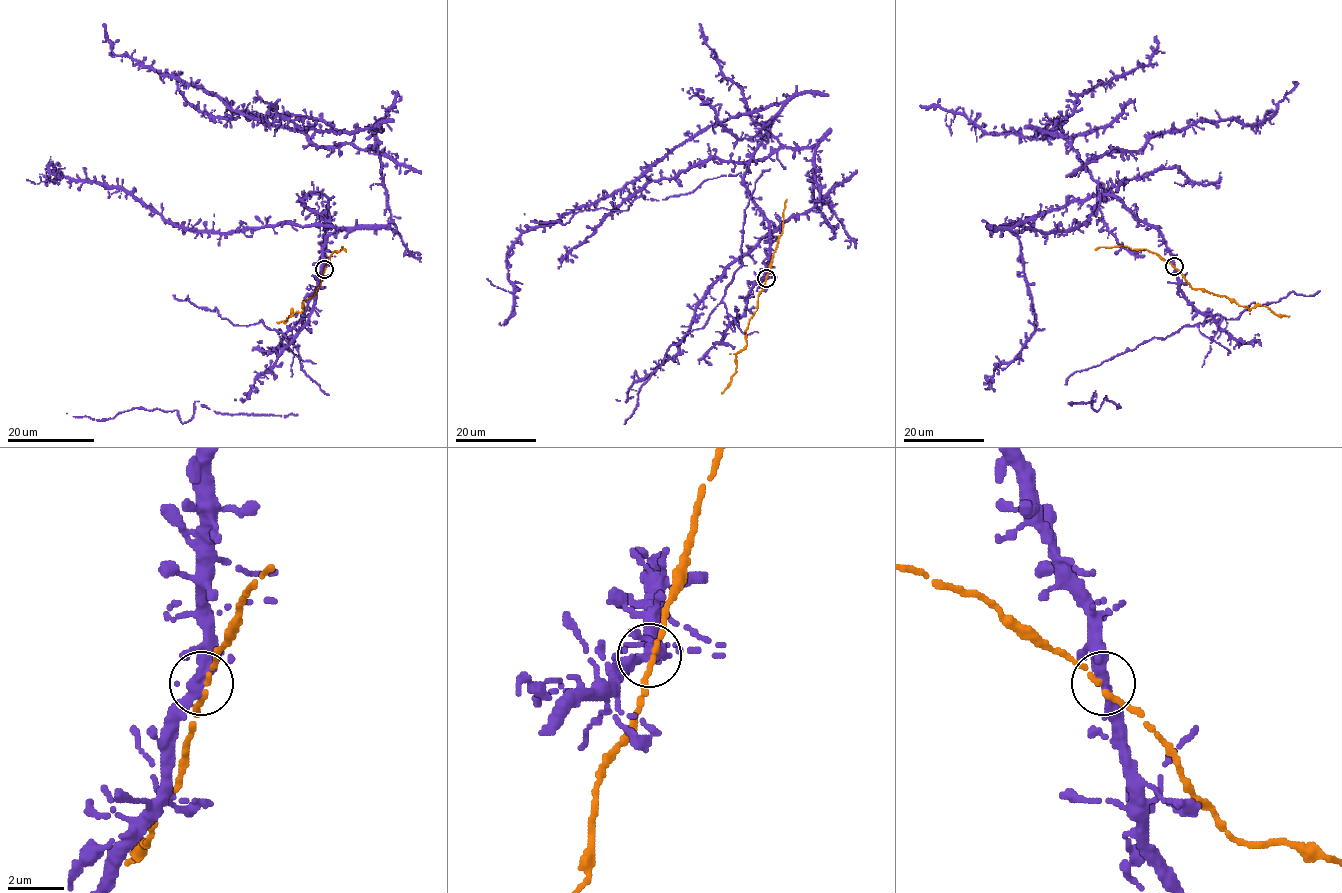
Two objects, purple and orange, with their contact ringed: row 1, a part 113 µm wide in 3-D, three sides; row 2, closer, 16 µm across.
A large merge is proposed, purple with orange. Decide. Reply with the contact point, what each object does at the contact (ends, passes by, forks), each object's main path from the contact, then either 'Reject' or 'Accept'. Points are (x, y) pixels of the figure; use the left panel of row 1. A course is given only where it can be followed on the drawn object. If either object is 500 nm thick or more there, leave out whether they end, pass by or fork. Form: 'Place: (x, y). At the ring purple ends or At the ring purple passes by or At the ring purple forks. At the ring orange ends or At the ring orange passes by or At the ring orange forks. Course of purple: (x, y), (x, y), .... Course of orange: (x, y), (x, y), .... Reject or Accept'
Place: (324, 269). At the ring purple passes by. At the ring orange passes by. Course of purple: (324, 269), (322, 193), (300, 199), (341, 228), (193, 232), (49, 163), (55, 181), (41, 180). Course of orange: (324, 269), (314, 295), (303, 301), (304, 311), (292, 313), (293, 310), (286, 321), (277, 322). Reject

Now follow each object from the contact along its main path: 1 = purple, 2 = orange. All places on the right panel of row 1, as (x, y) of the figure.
1: (1173, 266), (1160, 233), (1109, 195), (999, 227), (1068, 232), (1105, 191), (1175, 167), (1190, 180), (1218, 183)
2: (1173, 266), (1193, 289), (1227, 297), (1241, 306), (1251, 308), (1260, 305), (1277, 315), (1289, 316)

